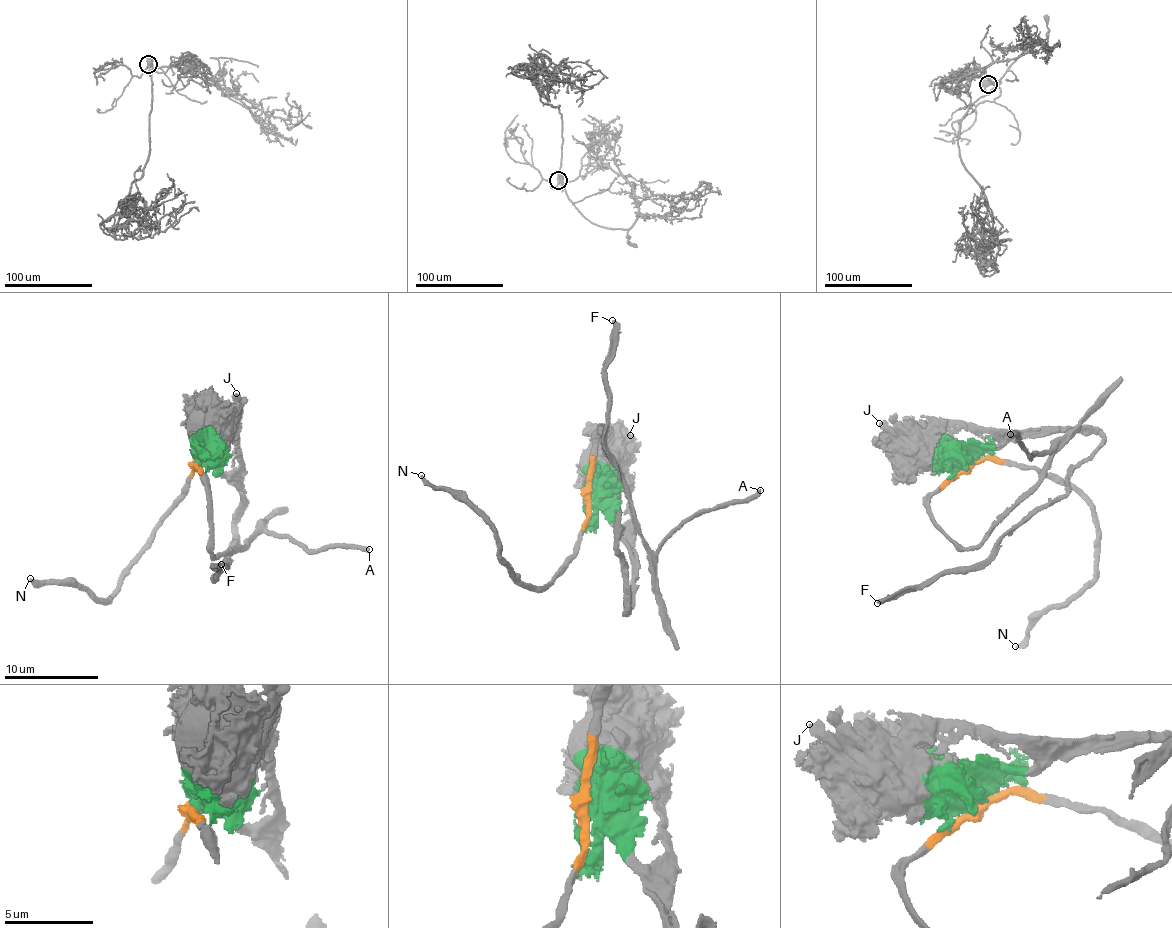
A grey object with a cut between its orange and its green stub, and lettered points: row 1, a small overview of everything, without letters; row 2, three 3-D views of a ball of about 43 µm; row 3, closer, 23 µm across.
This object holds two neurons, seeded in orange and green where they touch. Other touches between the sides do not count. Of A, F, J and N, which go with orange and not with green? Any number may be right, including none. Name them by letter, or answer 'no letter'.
A, N

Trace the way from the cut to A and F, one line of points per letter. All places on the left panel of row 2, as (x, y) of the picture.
A: (195, 464), (195, 470), (207, 479), (212, 558), (229, 554), (262, 531), (288, 536), (313, 550), (369, 550)
F: (195, 462), (214, 465), (226, 482), (238, 487), (237, 537), (224, 569), (214, 577), (214, 562), (220, 563)

